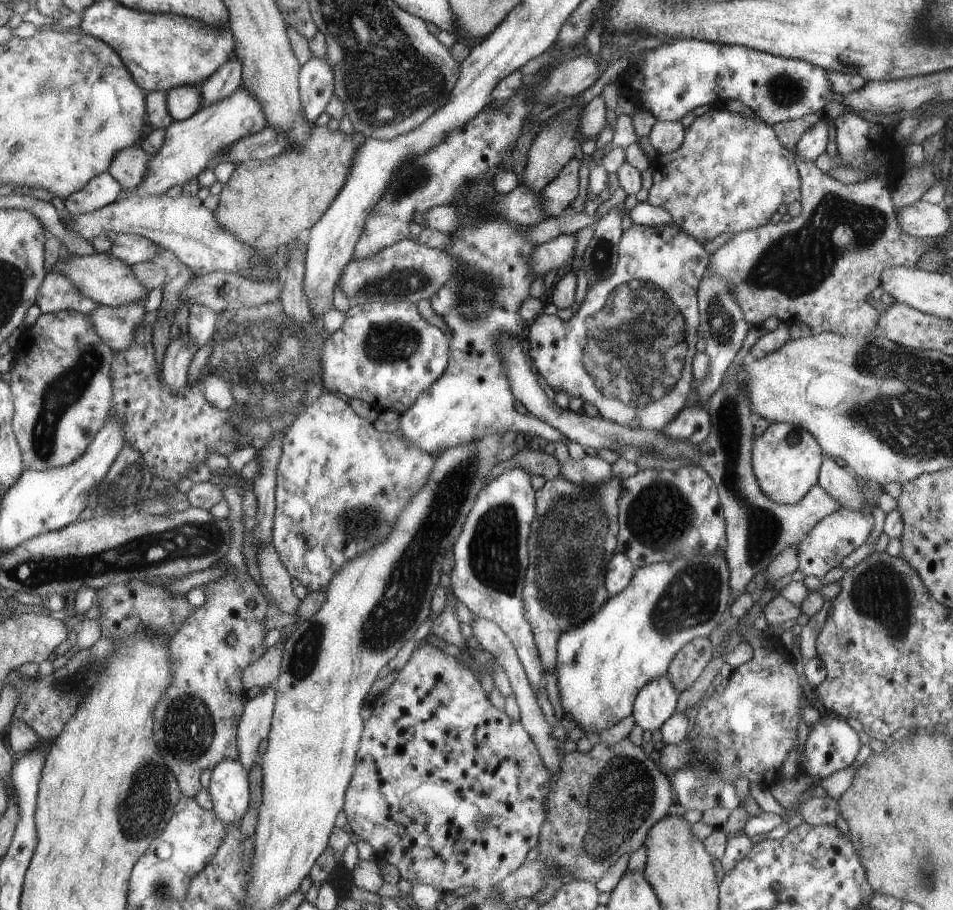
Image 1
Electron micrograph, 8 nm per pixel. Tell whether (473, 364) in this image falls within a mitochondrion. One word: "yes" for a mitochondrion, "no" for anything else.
no

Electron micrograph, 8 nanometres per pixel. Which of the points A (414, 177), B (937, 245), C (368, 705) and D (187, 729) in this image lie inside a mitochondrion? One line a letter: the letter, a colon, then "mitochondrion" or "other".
A: mitochondrion
B: other
C: other
D: mitochondrion

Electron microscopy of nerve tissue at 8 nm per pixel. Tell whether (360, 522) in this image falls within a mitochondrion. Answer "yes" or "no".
yes

